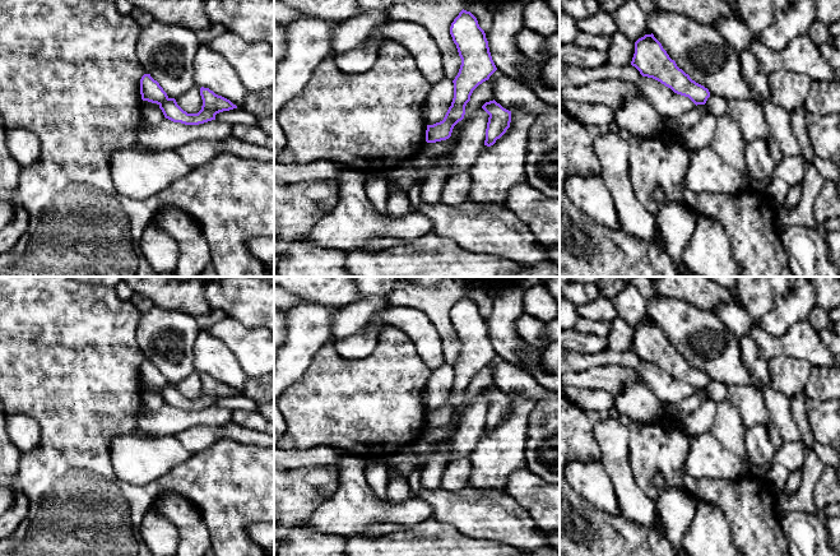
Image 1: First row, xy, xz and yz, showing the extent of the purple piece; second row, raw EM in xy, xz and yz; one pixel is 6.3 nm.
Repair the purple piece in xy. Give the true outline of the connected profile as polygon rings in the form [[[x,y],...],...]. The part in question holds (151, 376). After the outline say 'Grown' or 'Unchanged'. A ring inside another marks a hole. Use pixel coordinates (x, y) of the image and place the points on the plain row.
[[[144,360],[140,365],[140,380],[143,386],[157,389],[166,404],[185,411],[199,411],[215,406],[215,400],[223,397],[237,394],[229,385],[215,380],[209,374],[200,374],[203,385],[201,395],[198,399],[187,399],[170,384],[157,366],[150,360]]]. Unchanged

